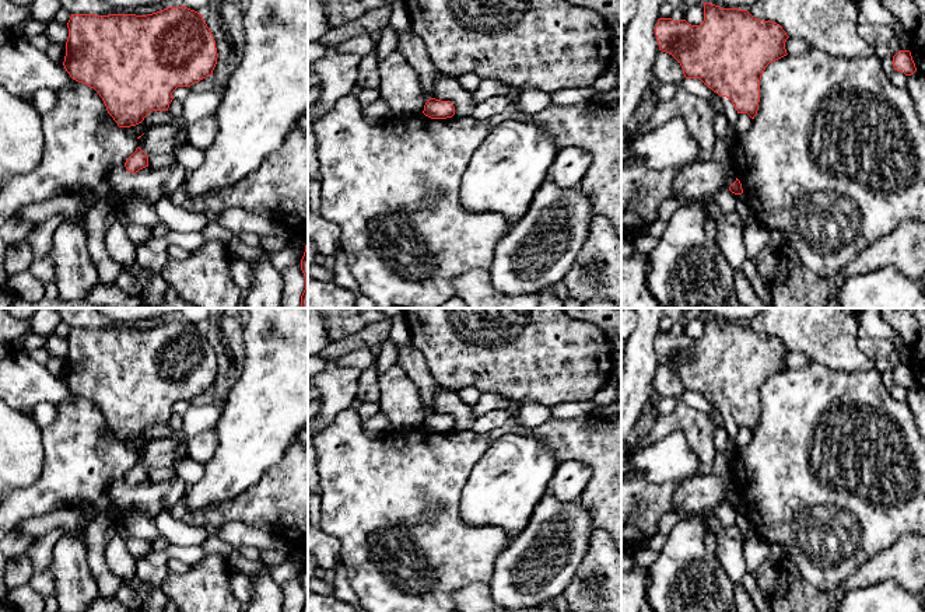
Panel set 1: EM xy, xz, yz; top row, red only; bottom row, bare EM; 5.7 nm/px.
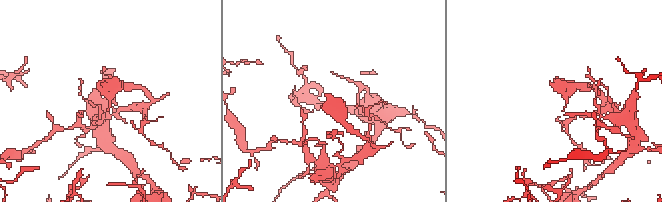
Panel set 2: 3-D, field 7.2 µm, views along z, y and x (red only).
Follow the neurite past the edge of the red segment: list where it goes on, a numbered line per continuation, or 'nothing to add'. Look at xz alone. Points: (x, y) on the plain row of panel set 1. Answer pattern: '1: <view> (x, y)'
nothing to add

